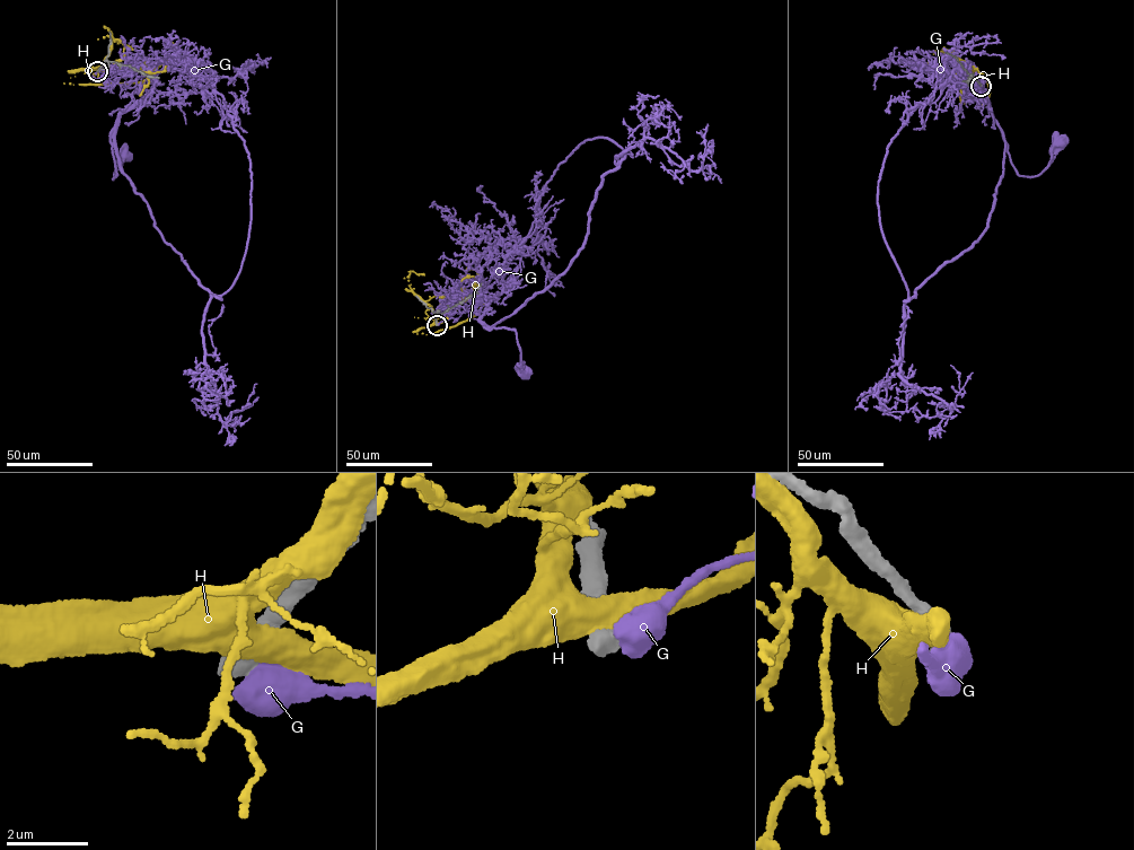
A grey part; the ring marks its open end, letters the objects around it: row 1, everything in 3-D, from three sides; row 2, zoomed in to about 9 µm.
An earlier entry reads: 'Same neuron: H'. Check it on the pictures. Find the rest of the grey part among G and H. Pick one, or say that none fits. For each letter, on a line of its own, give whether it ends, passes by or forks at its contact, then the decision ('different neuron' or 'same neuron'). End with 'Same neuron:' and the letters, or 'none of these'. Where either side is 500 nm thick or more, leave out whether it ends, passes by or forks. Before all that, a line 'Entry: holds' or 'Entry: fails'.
Entry: fails
G: different neuron
H: different neuron
Same neuron: none of these

